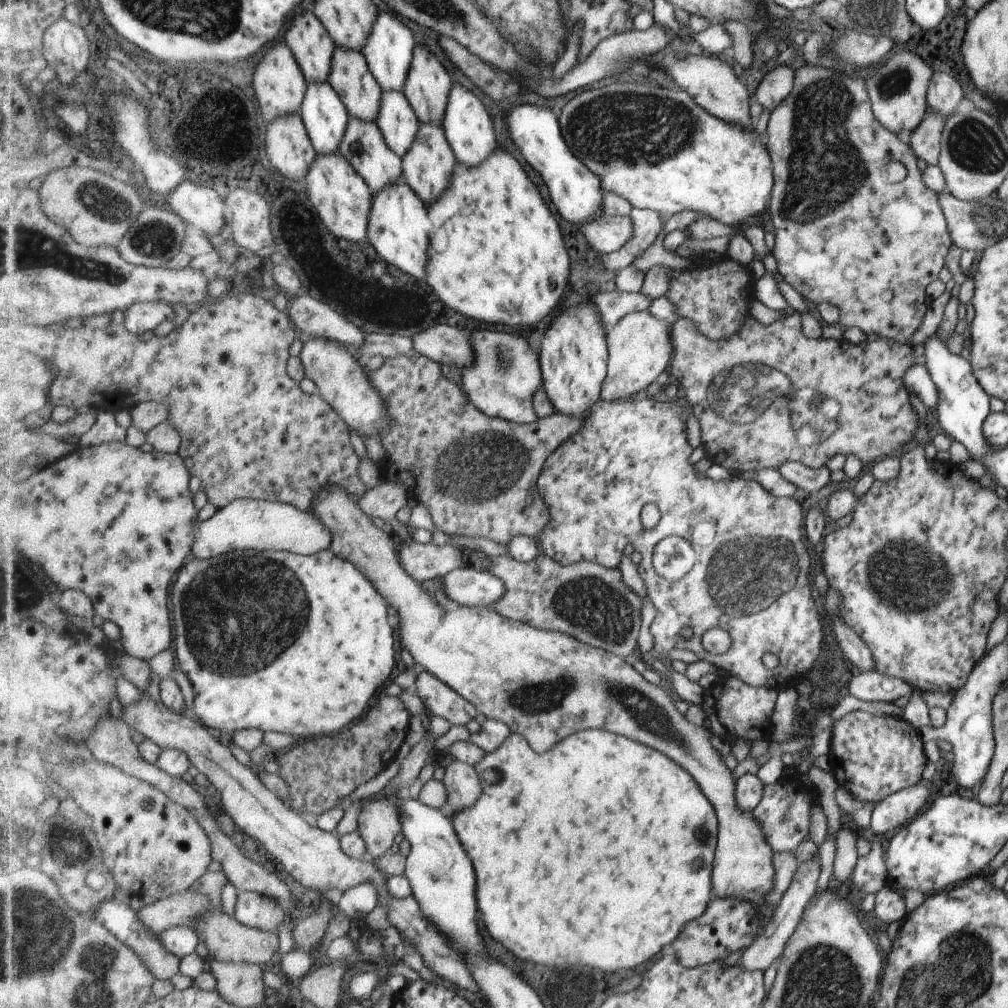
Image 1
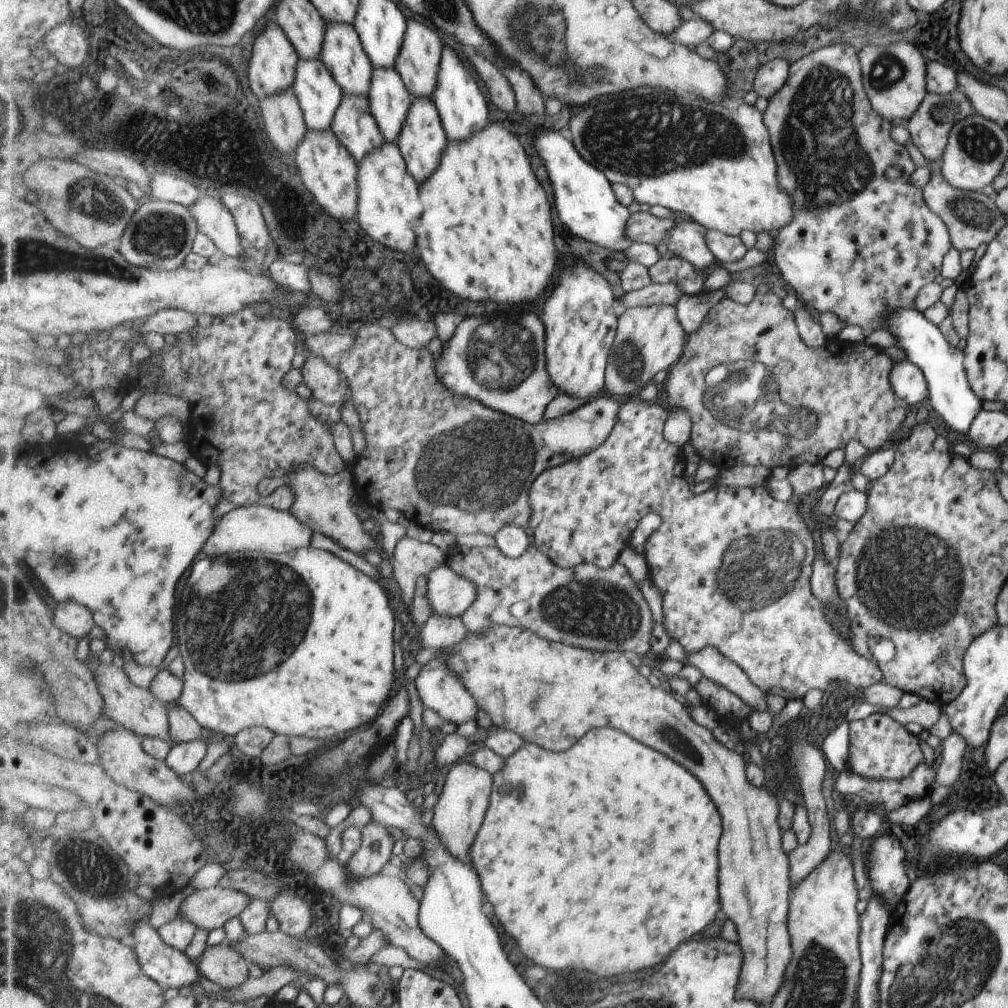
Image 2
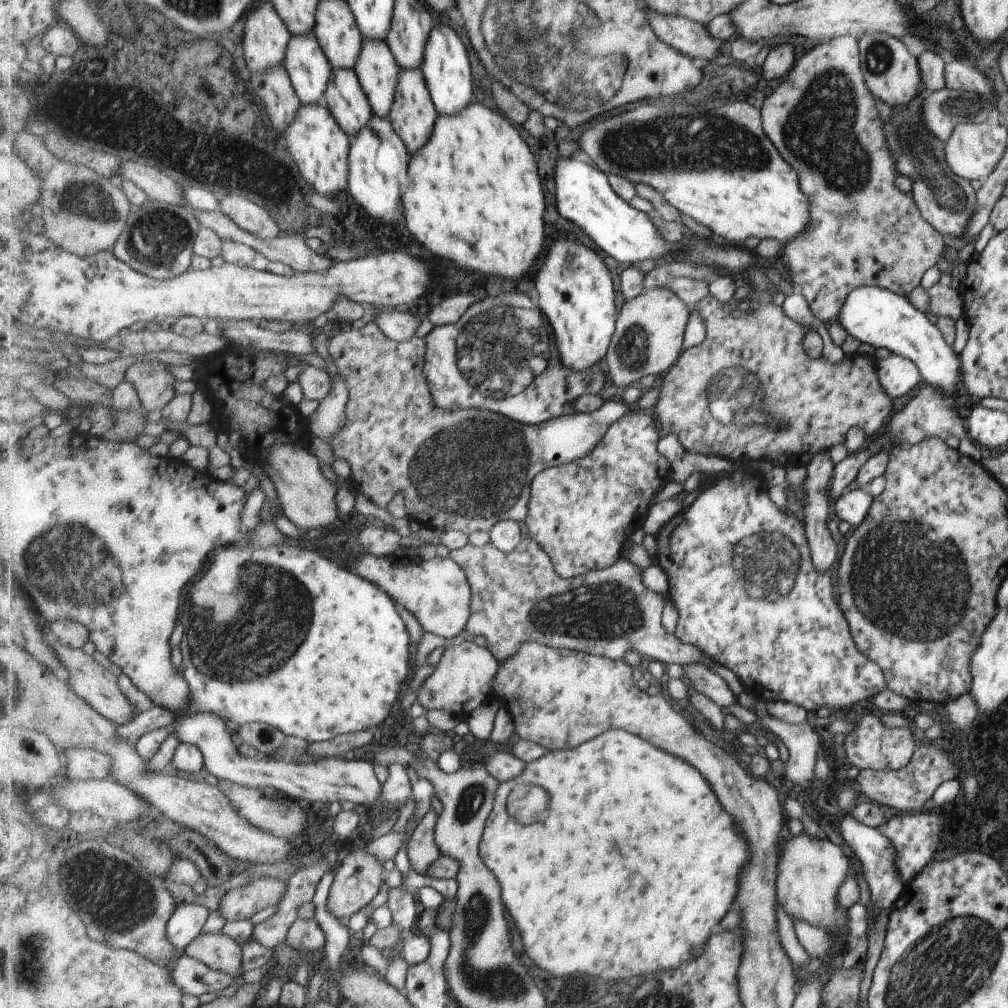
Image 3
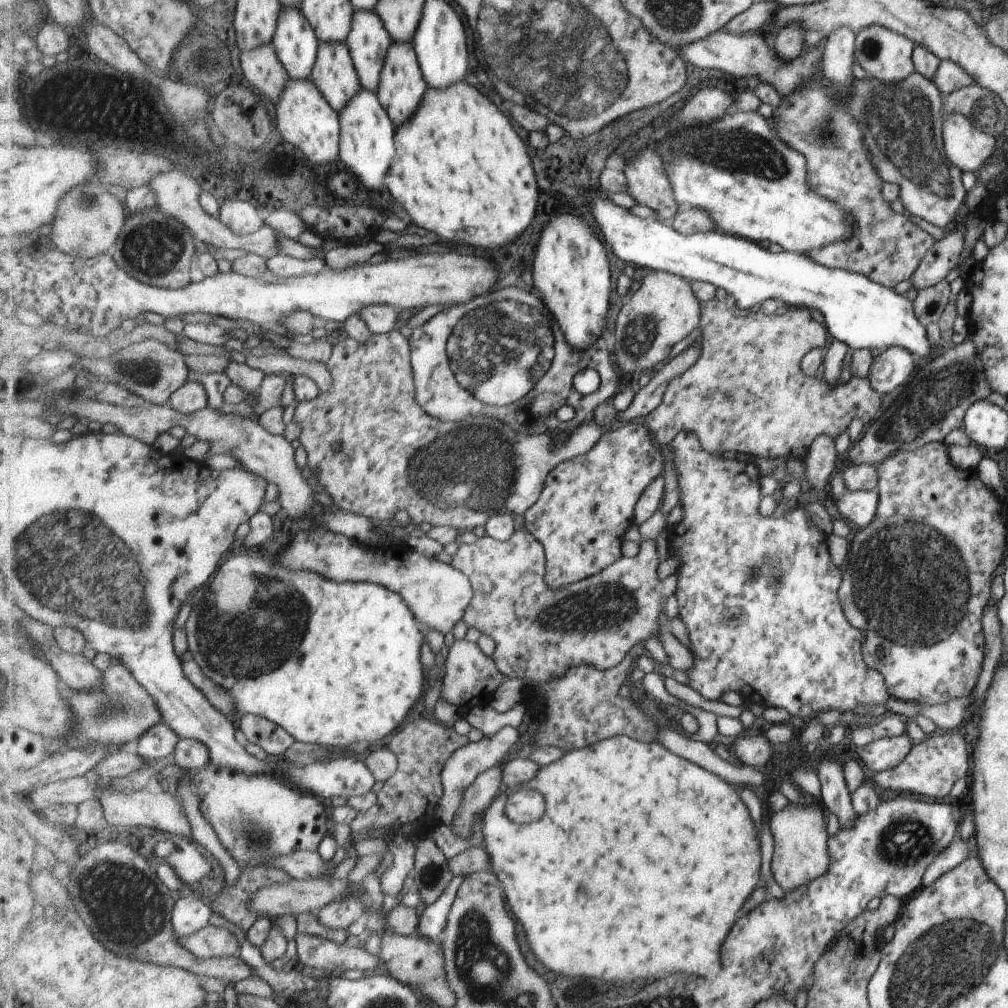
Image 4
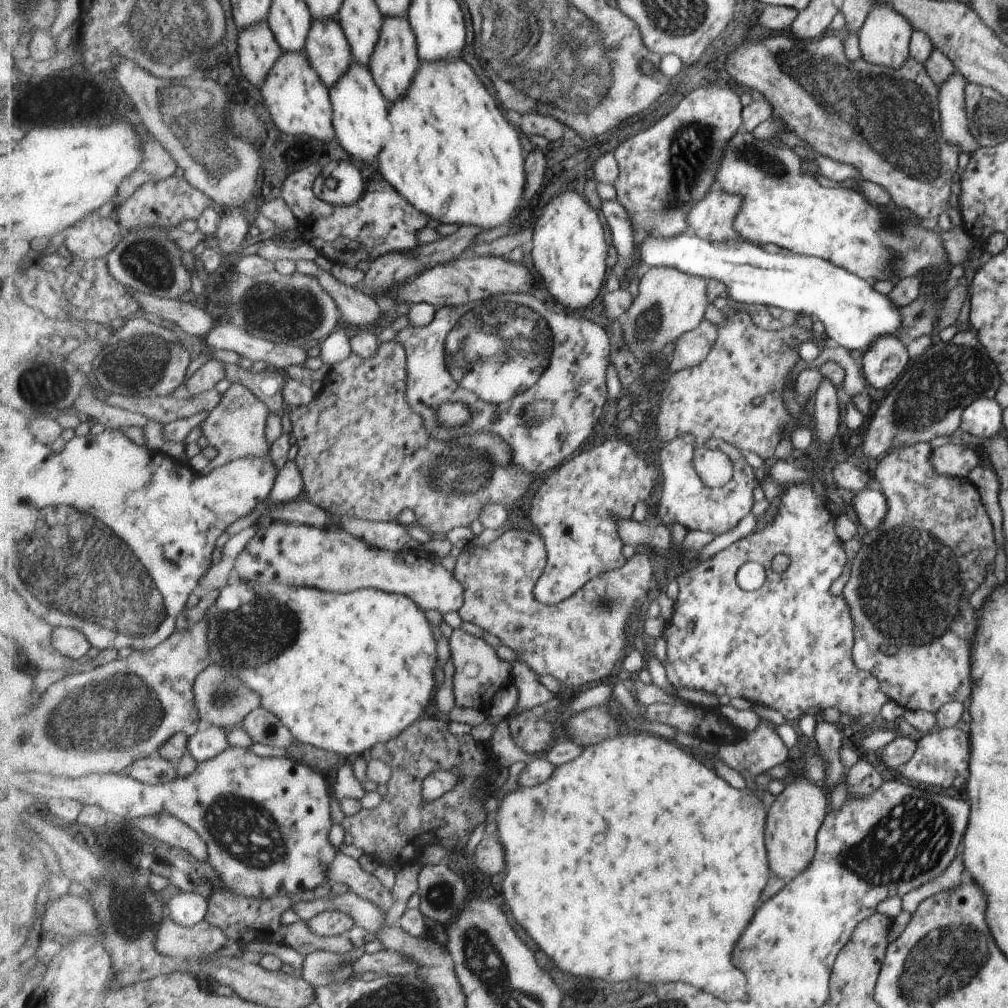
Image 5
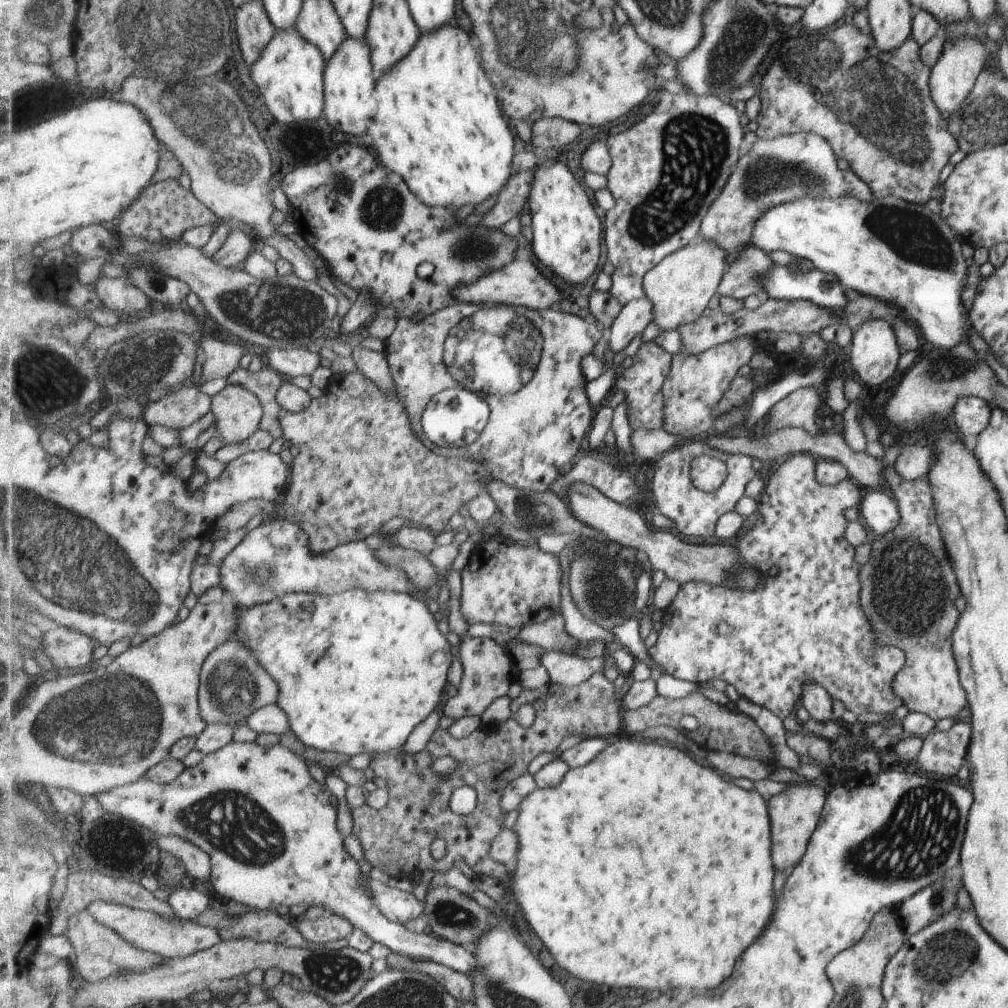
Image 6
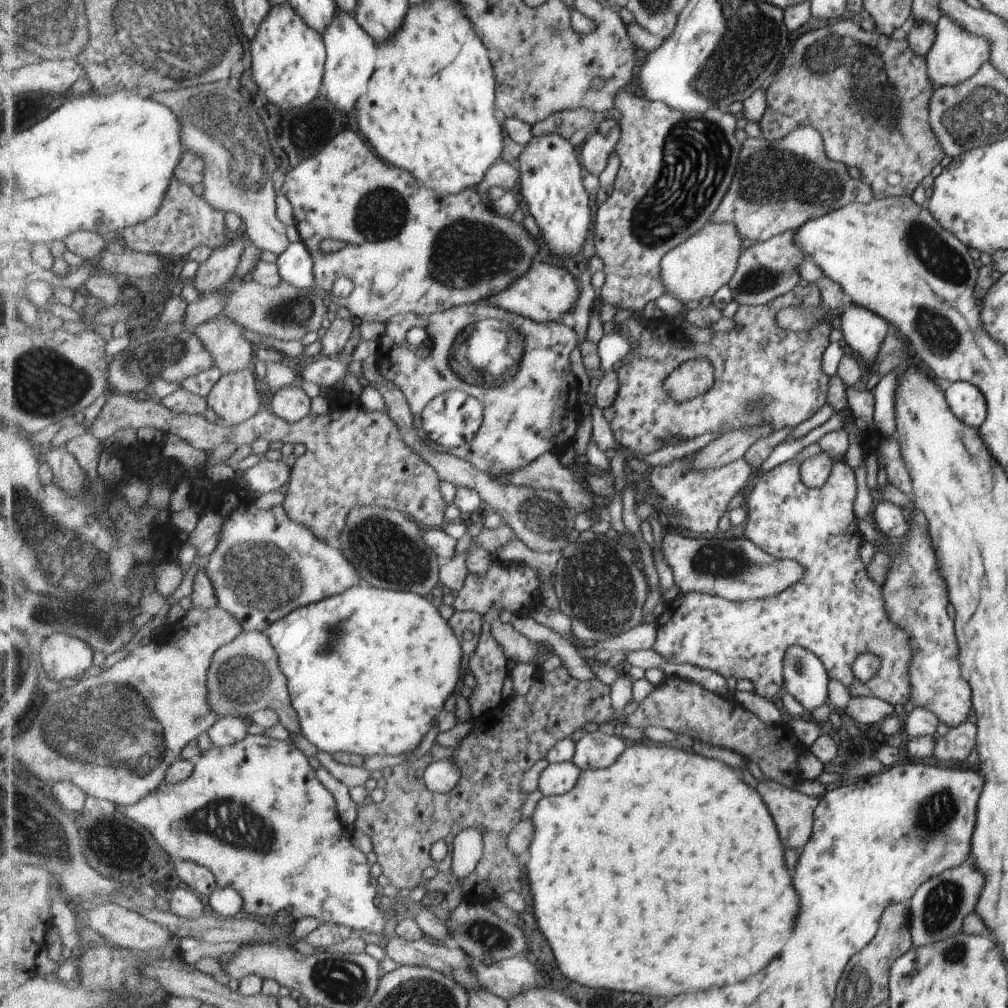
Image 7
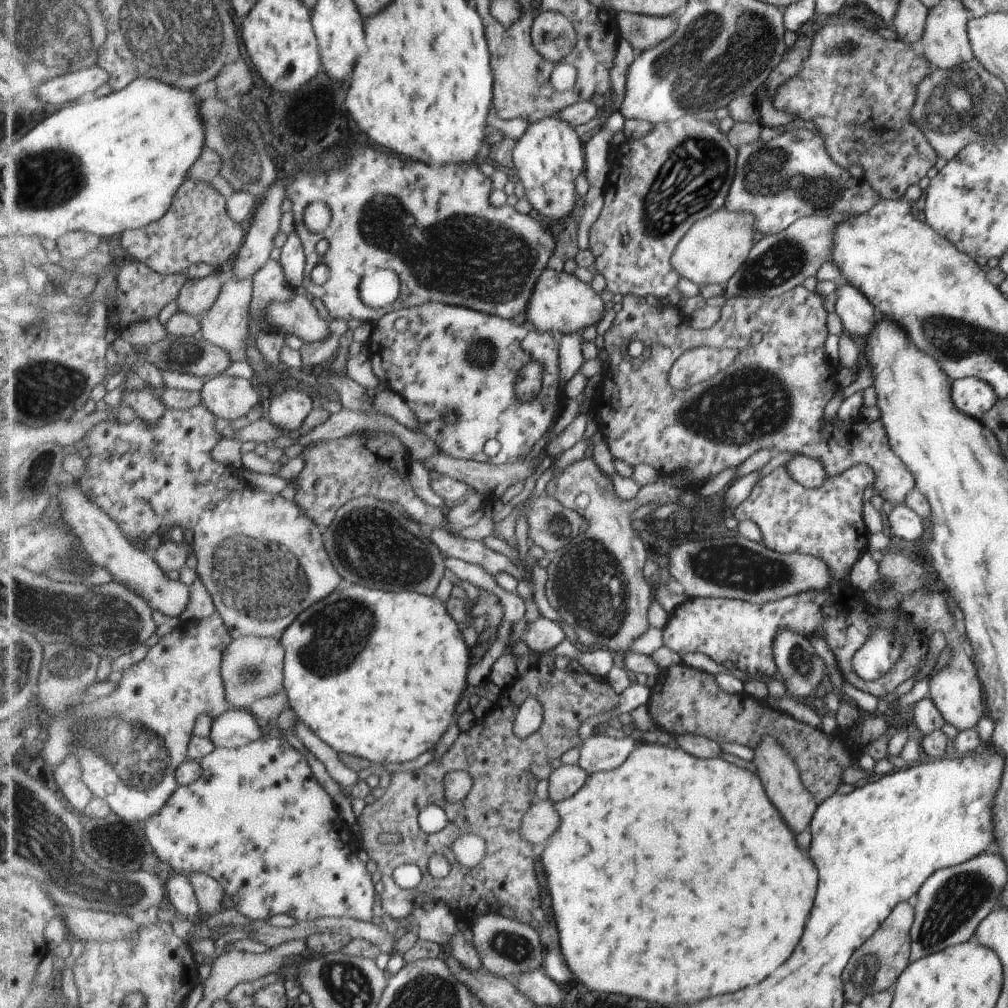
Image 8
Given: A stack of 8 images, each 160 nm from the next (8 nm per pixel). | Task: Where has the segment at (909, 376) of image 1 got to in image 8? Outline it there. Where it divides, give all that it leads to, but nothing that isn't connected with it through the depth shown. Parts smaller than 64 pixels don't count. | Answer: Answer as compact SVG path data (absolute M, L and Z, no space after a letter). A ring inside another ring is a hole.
M845 280L837 282L834 312L839 316L843 332L862 340L866 338L877 320L868 298Z

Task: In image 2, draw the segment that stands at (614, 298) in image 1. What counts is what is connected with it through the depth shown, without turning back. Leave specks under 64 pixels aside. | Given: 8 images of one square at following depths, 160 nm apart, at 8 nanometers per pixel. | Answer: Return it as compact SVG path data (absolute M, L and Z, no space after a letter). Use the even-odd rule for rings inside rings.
M655 284L637 290L636 292L623 293L618 300L626 310L631 308L645 308L645 306L673 305L681 298L681 290L675 284Z

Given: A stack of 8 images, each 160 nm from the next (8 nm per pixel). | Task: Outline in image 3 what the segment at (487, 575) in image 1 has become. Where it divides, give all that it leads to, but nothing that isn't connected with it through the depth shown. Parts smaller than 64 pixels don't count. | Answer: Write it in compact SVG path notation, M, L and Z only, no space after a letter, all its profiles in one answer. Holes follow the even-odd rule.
M368 553L349 562L349 568L362 578L387 590L403 609L413 612L426 632L450 639L466 631L471 617L472 586L461 566L450 557L436 556L422 562L405 562L399 557L382 558Z

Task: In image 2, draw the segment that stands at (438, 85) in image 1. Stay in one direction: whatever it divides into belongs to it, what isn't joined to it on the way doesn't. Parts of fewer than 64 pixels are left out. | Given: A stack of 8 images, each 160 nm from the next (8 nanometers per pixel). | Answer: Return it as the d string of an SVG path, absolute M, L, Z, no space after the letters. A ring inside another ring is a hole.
M415 18L408 19L408 30L401 48L400 58L396 63L396 70L412 92L412 97L433 98L437 90L437 78L441 72L441 58L443 58L444 46L441 44L439 34L433 28L429 28L425 22L417 22Z

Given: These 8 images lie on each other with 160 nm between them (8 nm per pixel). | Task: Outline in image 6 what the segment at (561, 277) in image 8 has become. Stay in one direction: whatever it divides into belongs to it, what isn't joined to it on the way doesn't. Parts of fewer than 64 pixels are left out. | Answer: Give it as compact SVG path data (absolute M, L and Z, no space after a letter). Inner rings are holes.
M513 260L505 268L495 270L491 274L481 276L477 282L469 286L461 286L453 292L453 296L459 303L469 304L501 304L501 305L522 305L537 312L543 312L559 306L563 302L561 290L547 278L543 278L541 270L531 260Z

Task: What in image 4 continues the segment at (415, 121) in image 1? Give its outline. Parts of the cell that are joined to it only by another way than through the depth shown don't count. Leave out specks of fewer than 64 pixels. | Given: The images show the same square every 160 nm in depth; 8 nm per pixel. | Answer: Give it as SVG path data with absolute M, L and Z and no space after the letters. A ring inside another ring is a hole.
M355 11L353 21L348 48L362 87L377 94L393 39L376 12Z

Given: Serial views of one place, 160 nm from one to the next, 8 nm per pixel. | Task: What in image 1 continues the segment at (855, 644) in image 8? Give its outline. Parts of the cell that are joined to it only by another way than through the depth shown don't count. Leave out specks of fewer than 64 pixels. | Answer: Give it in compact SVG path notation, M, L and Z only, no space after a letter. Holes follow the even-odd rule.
M680 393L671 402L656 402L653 397L646 397L641 400L625 399L624 401L606 401L602 398L593 405L586 418L586 424L580 433L571 437L564 445L561 445L552 456L548 458L547 464L541 471L538 478L539 494L544 498L545 504L549 507L551 520L539 534L539 541L542 550L546 555L557 562L564 564L580 563L581 561L595 561L610 569L619 567L622 561L623 550L627 544L632 544L642 555L640 573L648 588L648 598L656 609L656 616L653 619L649 630L654 637L653 655L656 657L667 656L672 648L689 650L697 656L699 661L709 662L718 670L723 671L731 677L737 677L741 682L752 687L765 687L771 690L781 690L788 686L788 683L799 682L805 675L813 674L817 666L821 666L821 658L825 658L825 639L827 634L826 612L822 608L821 597L818 596L817 586L813 585L813 566L817 566L817 554L813 552L813 544L810 544L806 537L804 515L800 504L793 497L774 497L765 492L763 487L753 479L731 478L717 482L710 481L707 477L699 478L697 470L693 470L693 446L689 446L689 430L686 430L685 421L690 414L690 406ZM655 503L662 512L662 520L659 526L653 530L645 530L642 523L644 506ZM669 535L683 536L690 540L692 549L697 553L698 561L680 579L663 580L654 567L654 557L657 544ZM683 626L689 626L692 630L690 638L681 638L679 630ZM709 629L723 629L730 636L729 648L720 655L709 655L701 644L701 637ZM765 652L771 652L778 660L777 666L767 669L761 663Z

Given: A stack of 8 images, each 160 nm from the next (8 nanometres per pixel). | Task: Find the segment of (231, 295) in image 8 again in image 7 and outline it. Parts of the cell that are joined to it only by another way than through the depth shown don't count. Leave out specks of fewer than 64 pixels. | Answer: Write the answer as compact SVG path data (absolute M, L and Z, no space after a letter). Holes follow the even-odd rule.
M222 313L214 319L208 320L203 324L200 324L193 331L194 334L204 342L204 345L207 347L207 350L213 355L214 358L214 366L219 367L223 374L236 373L242 370L245 370L252 366L255 361L257 354L257 347L254 346L247 338L245 338L245 327L241 326L237 321L234 321L232 318L229 318L227 315L223 315Z

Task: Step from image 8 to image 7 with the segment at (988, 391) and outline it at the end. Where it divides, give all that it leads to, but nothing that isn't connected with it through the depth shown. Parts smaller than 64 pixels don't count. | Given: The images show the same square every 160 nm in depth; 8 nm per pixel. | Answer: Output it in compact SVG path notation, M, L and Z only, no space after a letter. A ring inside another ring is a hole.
M955 381L943 387L949 408L957 418L969 422L969 426L978 428L986 417L984 396L976 386L967 381Z

